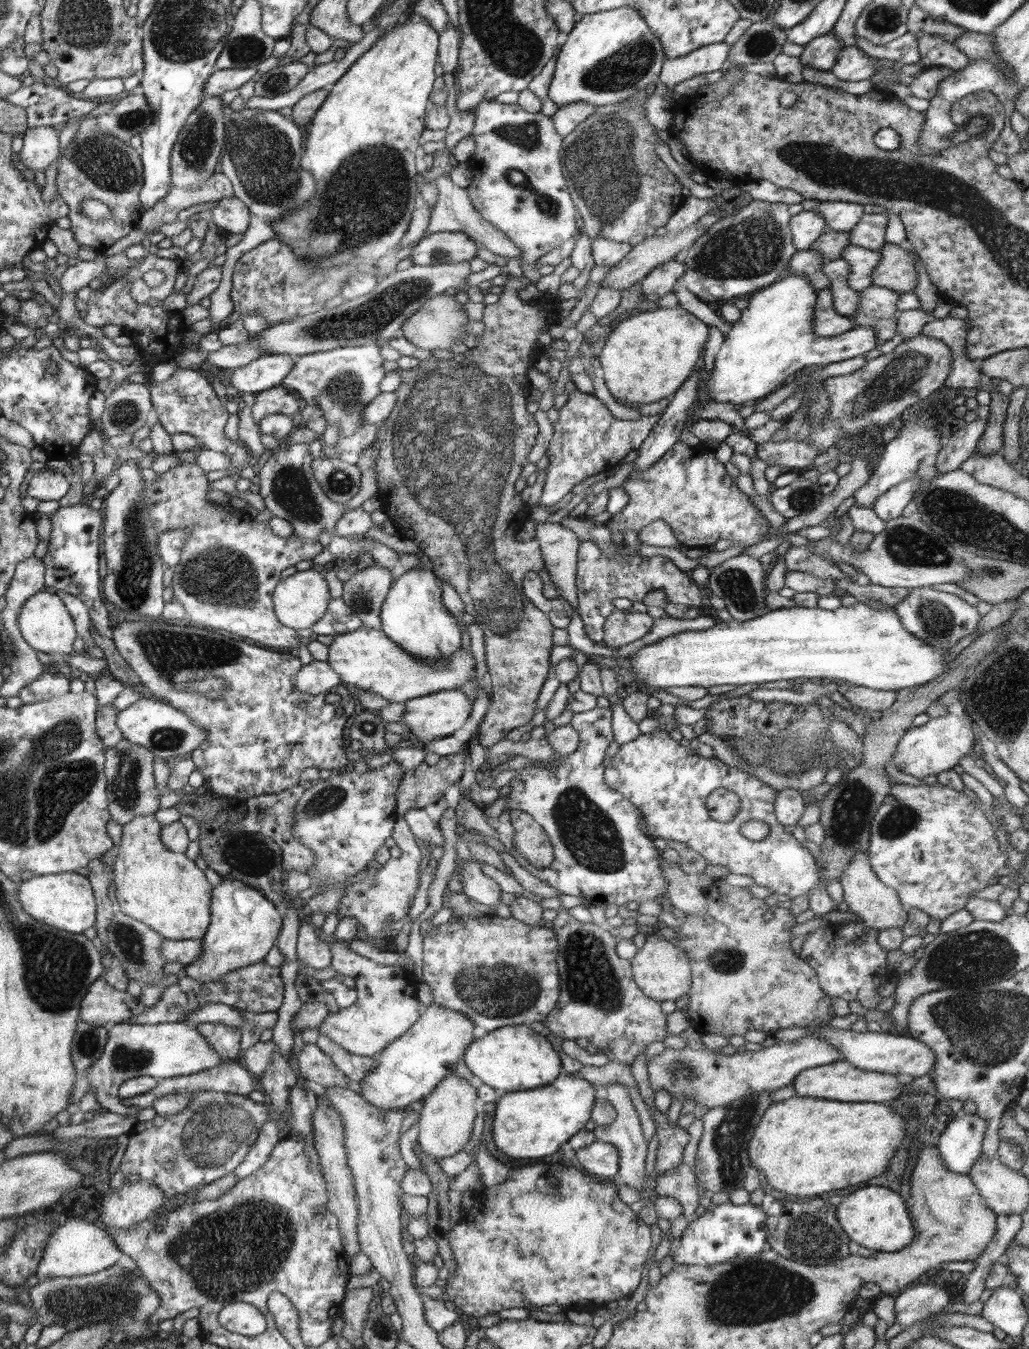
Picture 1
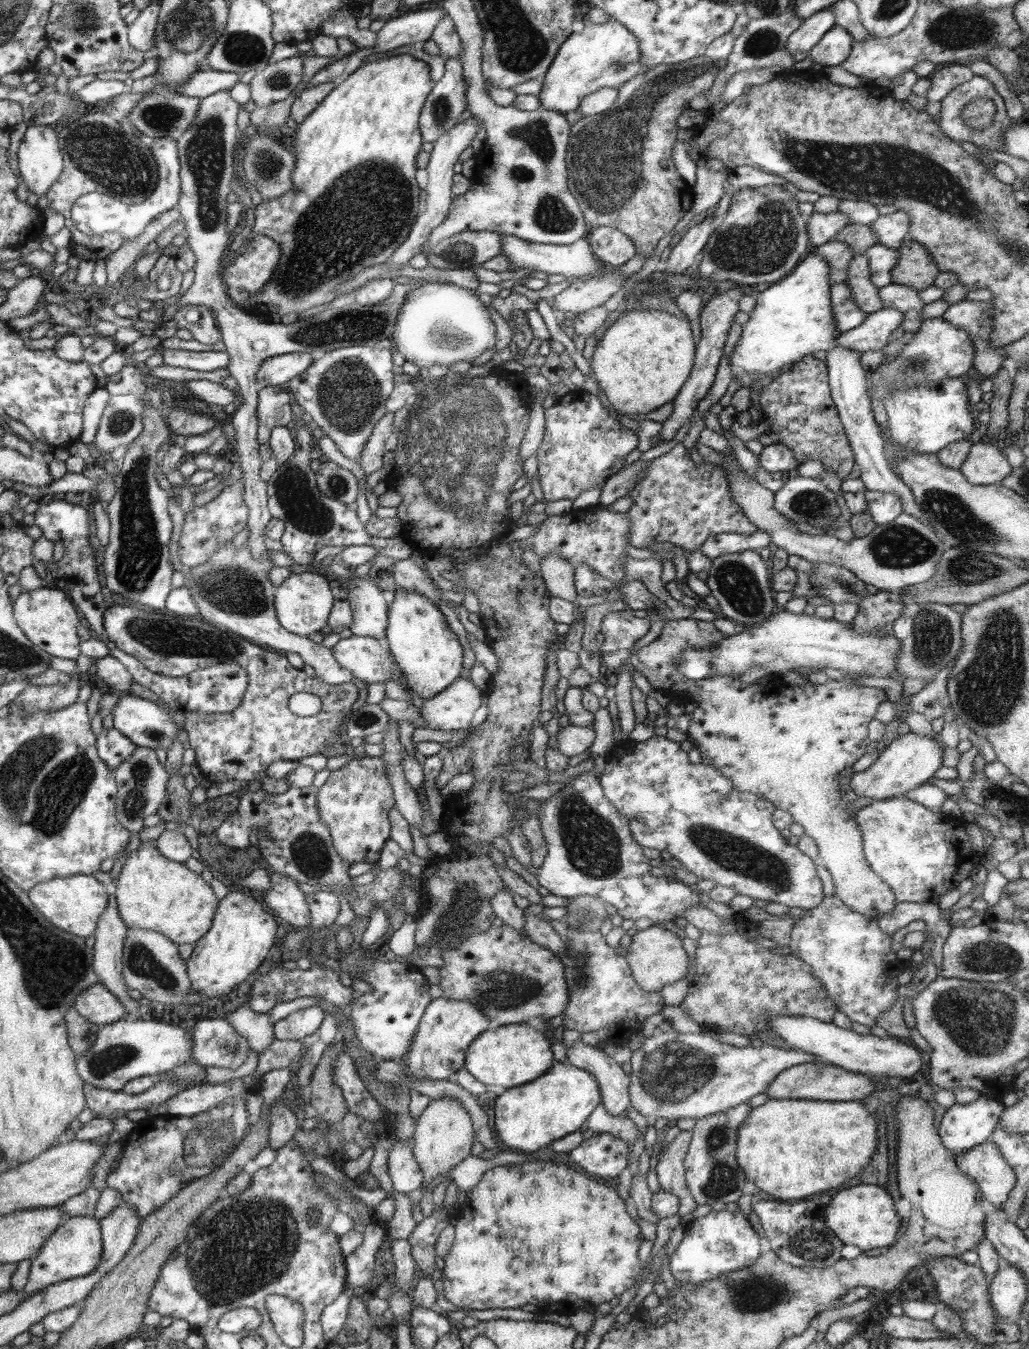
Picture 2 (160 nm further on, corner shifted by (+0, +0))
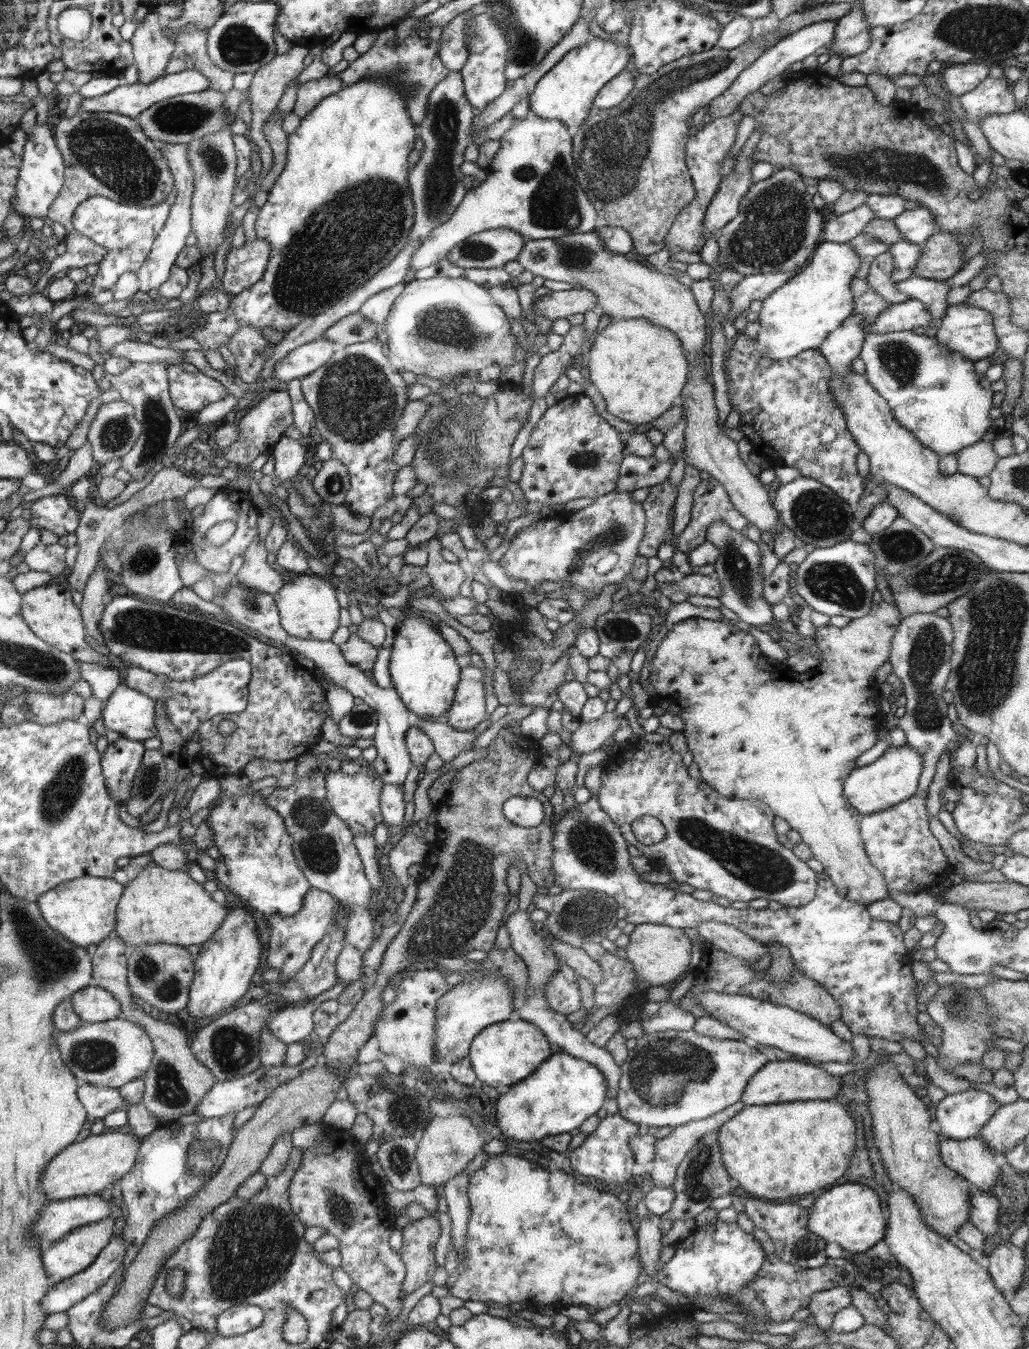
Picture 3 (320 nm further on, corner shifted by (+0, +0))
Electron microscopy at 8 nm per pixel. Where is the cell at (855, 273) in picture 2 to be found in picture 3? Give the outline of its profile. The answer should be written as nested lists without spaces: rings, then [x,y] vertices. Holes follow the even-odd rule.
[[[890,253],[876,256],[870,265],[866,281],[875,288],[878,294],[881,294],[891,304],[906,302],[909,299],[907,294],[897,289],[896,281],[892,280],[892,272],[895,268],[893,256]]]

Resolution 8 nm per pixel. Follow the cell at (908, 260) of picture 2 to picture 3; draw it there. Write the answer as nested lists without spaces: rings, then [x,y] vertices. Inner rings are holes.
[[[937,231],[921,246],[923,253],[913,276],[948,281],[960,271],[966,247],[951,232]]]

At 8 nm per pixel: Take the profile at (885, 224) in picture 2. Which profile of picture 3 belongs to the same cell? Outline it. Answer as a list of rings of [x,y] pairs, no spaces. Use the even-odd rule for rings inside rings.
[[[926,207],[906,209],[900,216],[894,218],[903,239],[922,245],[939,230],[932,211]]]

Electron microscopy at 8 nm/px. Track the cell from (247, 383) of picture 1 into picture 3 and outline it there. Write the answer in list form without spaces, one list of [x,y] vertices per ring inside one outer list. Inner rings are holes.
[[[318,339],[299,346],[275,364],[273,378],[282,382],[302,379],[324,366],[332,358],[337,347],[334,341],[328,339]]]

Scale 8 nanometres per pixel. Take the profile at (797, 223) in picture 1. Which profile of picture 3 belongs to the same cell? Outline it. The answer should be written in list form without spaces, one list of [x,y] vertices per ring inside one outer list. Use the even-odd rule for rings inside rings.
[[[866,204],[838,215],[834,220],[824,222],[822,240],[830,242],[849,242],[865,232],[867,224],[874,220],[875,212]]]

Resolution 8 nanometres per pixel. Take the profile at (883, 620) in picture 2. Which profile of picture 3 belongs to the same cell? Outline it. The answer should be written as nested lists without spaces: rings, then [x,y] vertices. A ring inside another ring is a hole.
[[[882,600],[879,604],[872,604],[870,613],[864,617],[852,619],[850,625],[840,629],[834,626],[816,628],[815,640],[818,640],[822,660],[817,667],[809,671],[799,673],[789,669],[787,666],[780,666],[777,671],[763,671],[758,666],[758,658],[764,656],[756,639],[750,633],[741,630],[741,627],[730,626],[723,620],[706,620],[706,618],[688,618],[682,622],[676,622],[660,642],[656,650],[656,657],[652,660],[652,669],[648,682],[655,690],[650,696],[650,704],[654,707],[661,706],[665,712],[679,716],[684,722],[684,733],[688,749],[694,755],[694,763],[698,765],[701,780],[708,783],[708,786],[715,786],[720,794],[731,799],[754,799],[768,805],[775,816],[783,818],[792,829],[799,832],[804,841],[812,851],[812,856],[823,864],[823,871],[830,876],[837,886],[839,893],[849,901],[863,902],[866,906],[873,902],[884,900],[889,897],[889,888],[885,878],[880,871],[871,863],[866,854],[863,838],[860,832],[860,816],[853,806],[850,806],[843,795],[843,784],[847,776],[855,769],[858,756],[870,750],[877,744],[878,731],[884,722],[884,714],[880,708],[880,692],[878,683],[874,680],[875,670],[889,660],[892,637],[901,623],[902,615],[898,606],[892,606]]]

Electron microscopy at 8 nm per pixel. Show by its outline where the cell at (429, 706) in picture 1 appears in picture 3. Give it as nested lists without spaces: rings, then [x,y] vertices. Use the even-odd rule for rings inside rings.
[[[467,665],[463,668],[459,684],[455,690],[455,700],[449,712],[442,719],[459,731],[472,731],[486,720],[486,690],[484,690],[483,670]]]

